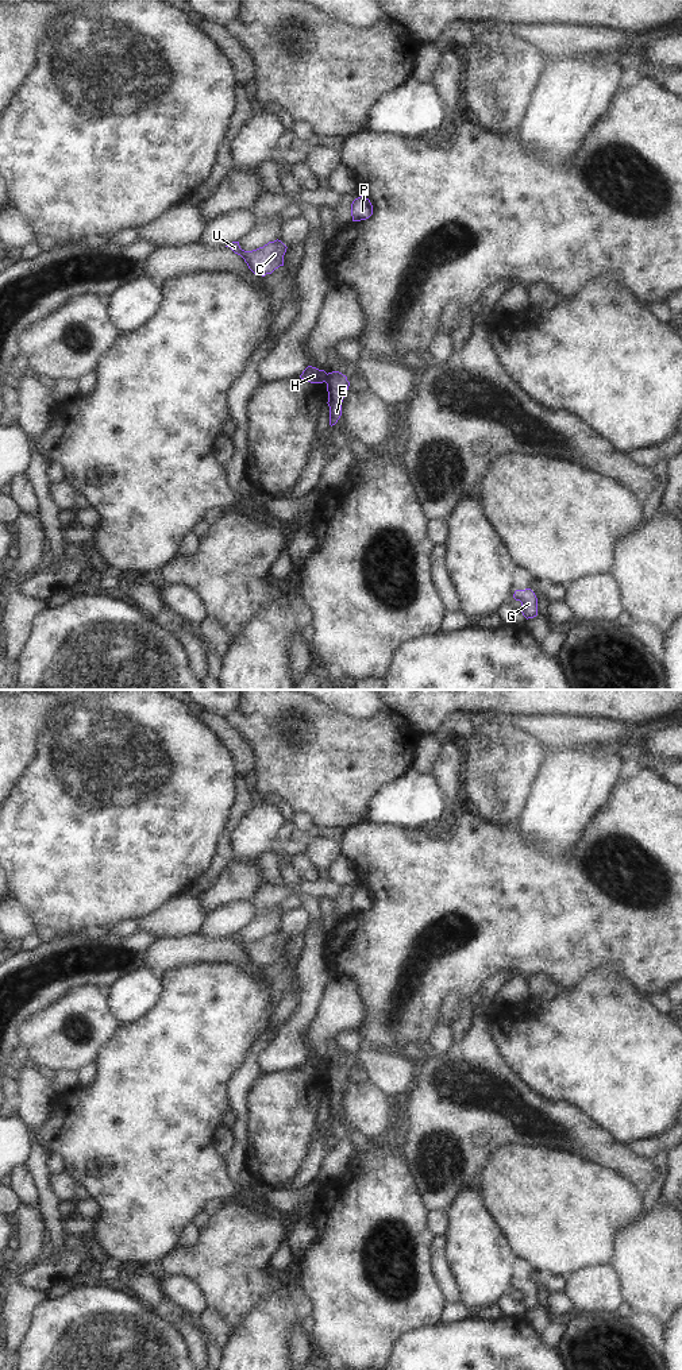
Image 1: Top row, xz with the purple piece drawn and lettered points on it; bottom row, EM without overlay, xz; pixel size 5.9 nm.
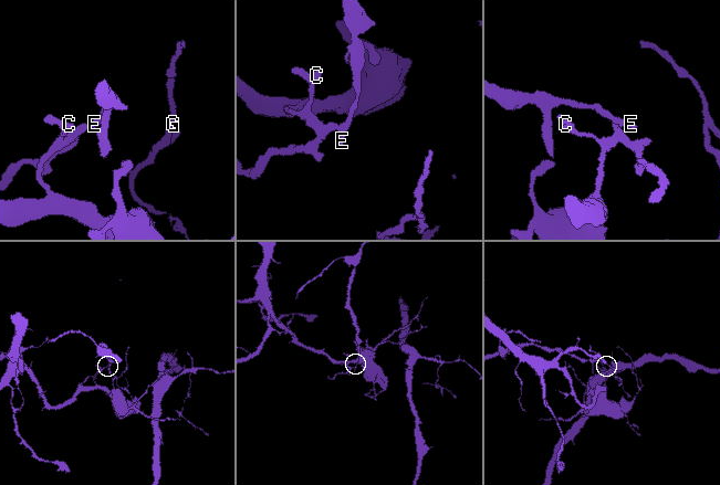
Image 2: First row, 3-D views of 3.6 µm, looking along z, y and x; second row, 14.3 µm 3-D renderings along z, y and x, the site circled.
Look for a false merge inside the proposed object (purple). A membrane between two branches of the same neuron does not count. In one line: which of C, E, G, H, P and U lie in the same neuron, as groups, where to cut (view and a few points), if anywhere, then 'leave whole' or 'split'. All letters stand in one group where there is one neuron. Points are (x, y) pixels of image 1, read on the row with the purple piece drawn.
C G H U / E P | xz (327, 374), (326, 382) | split

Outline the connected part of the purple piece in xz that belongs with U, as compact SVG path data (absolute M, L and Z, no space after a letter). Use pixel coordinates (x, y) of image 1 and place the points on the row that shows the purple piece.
M278 239L253 251L242 250L239 242L232 242L226 247L230 247L235 254L240 255L255 275L262 277L284 266L284 255L288 248Z

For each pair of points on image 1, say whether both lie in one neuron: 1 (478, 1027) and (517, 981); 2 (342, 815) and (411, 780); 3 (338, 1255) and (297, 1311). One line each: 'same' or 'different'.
1: different
2: different
3: different

